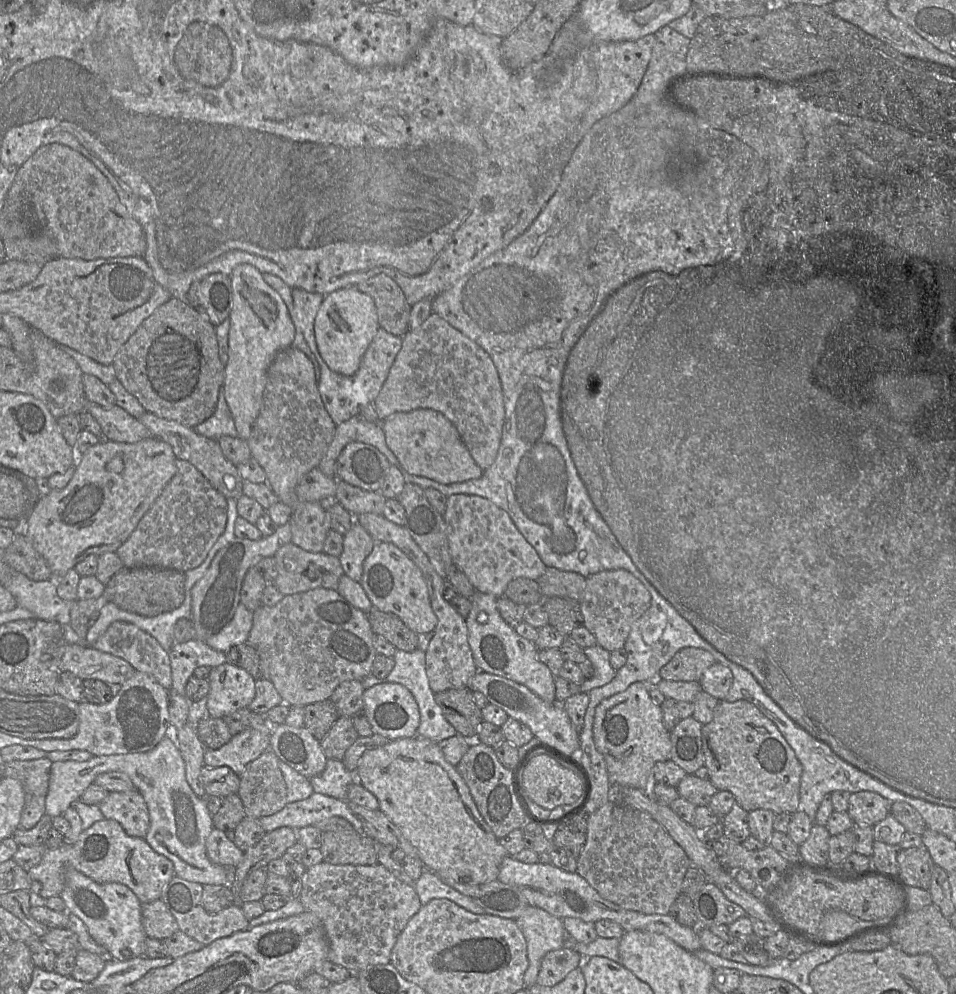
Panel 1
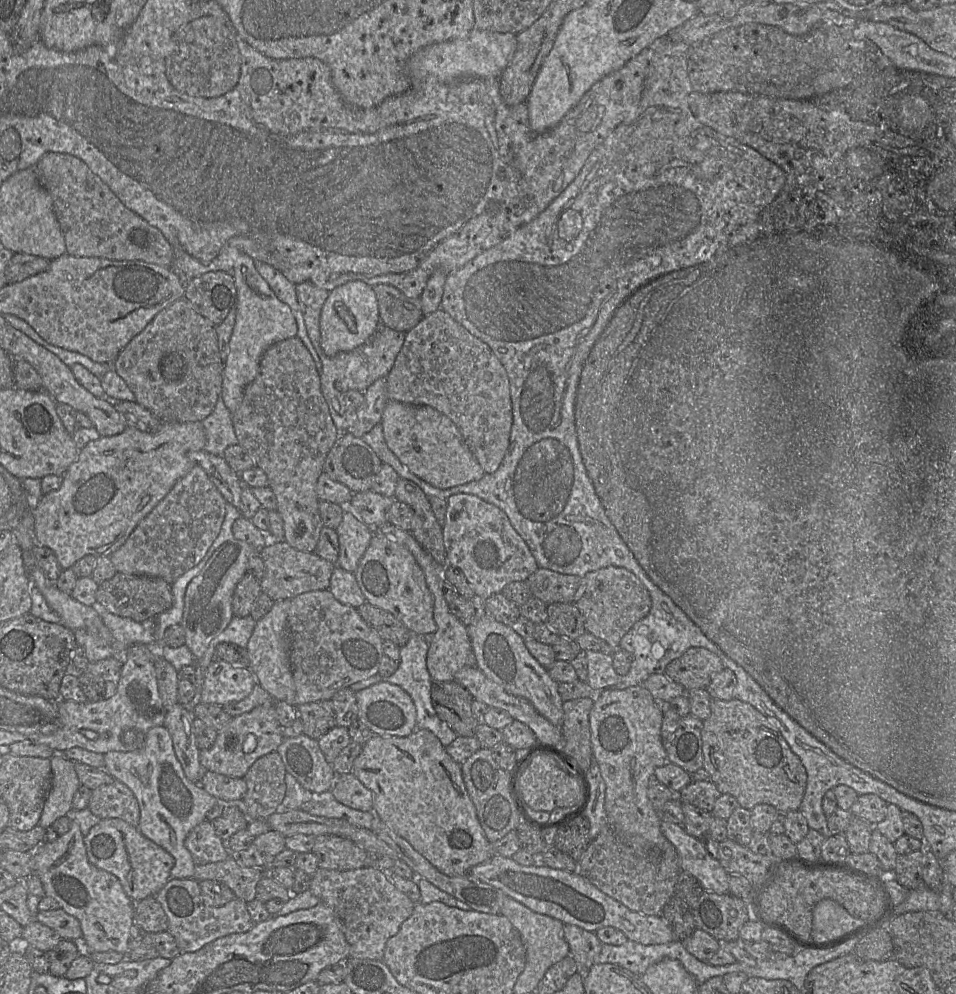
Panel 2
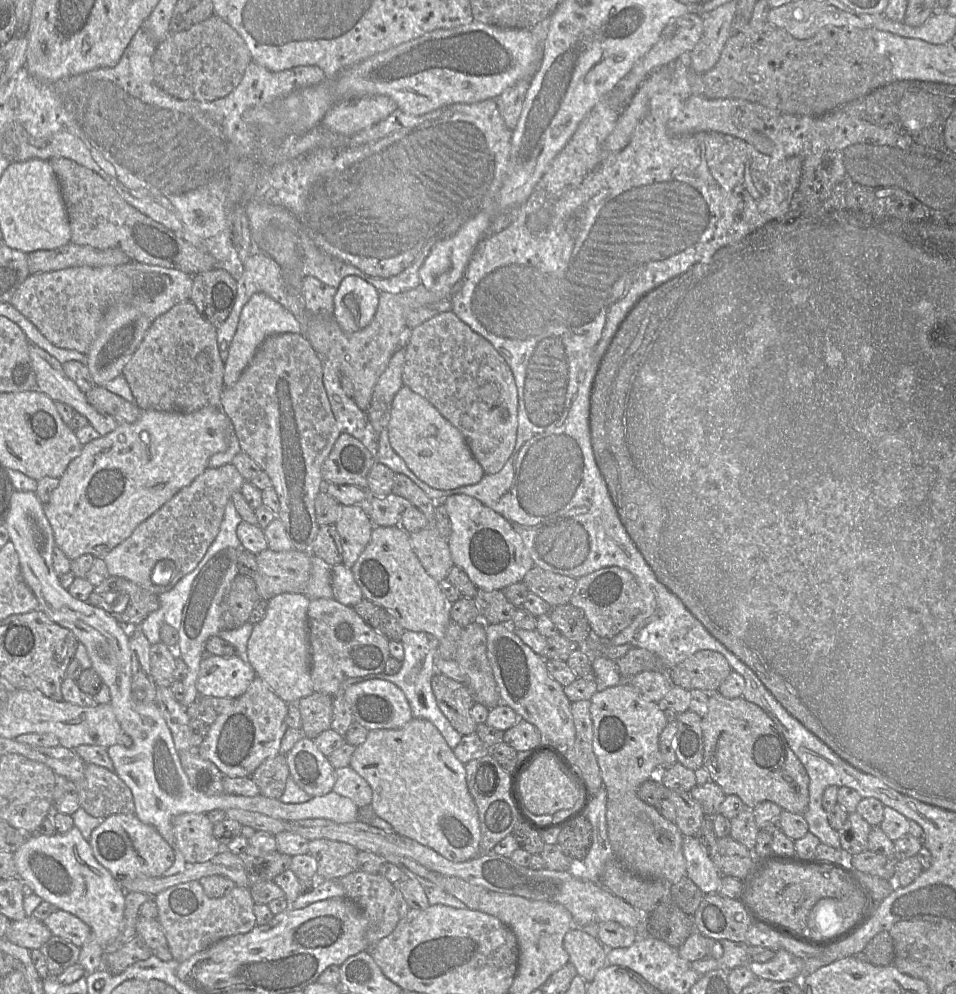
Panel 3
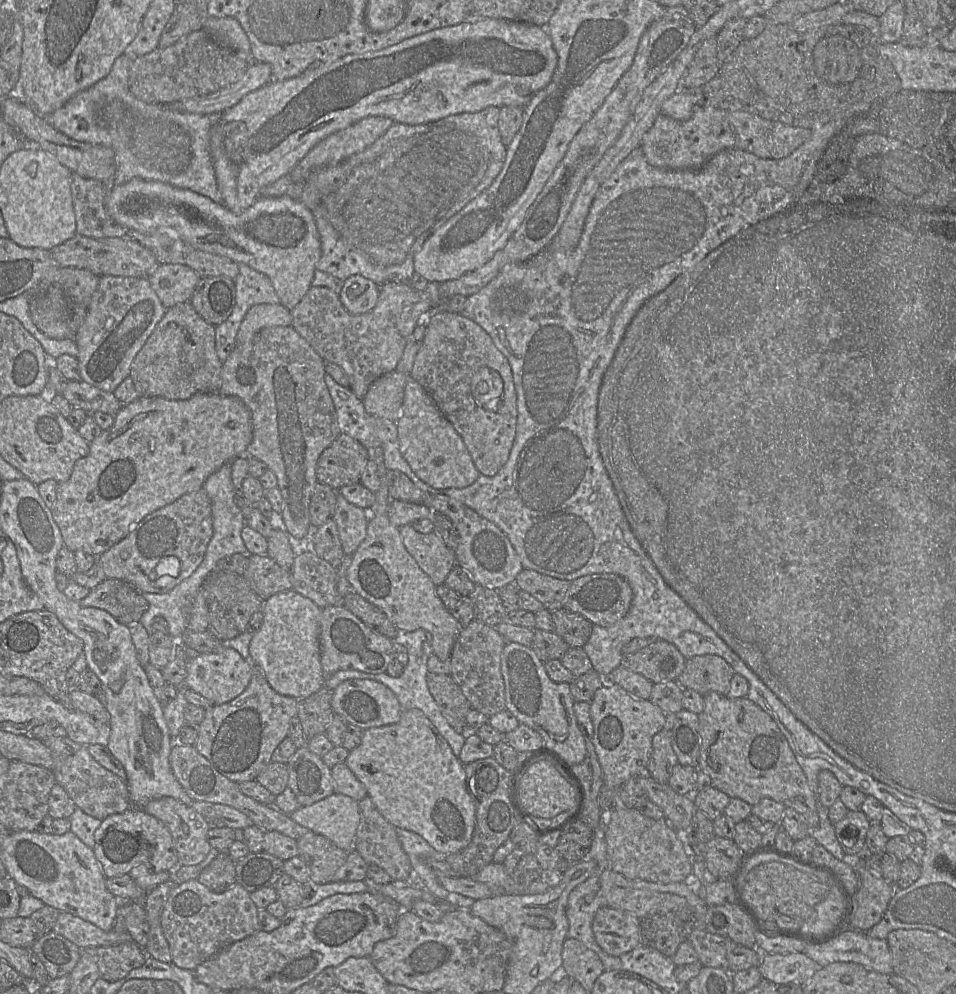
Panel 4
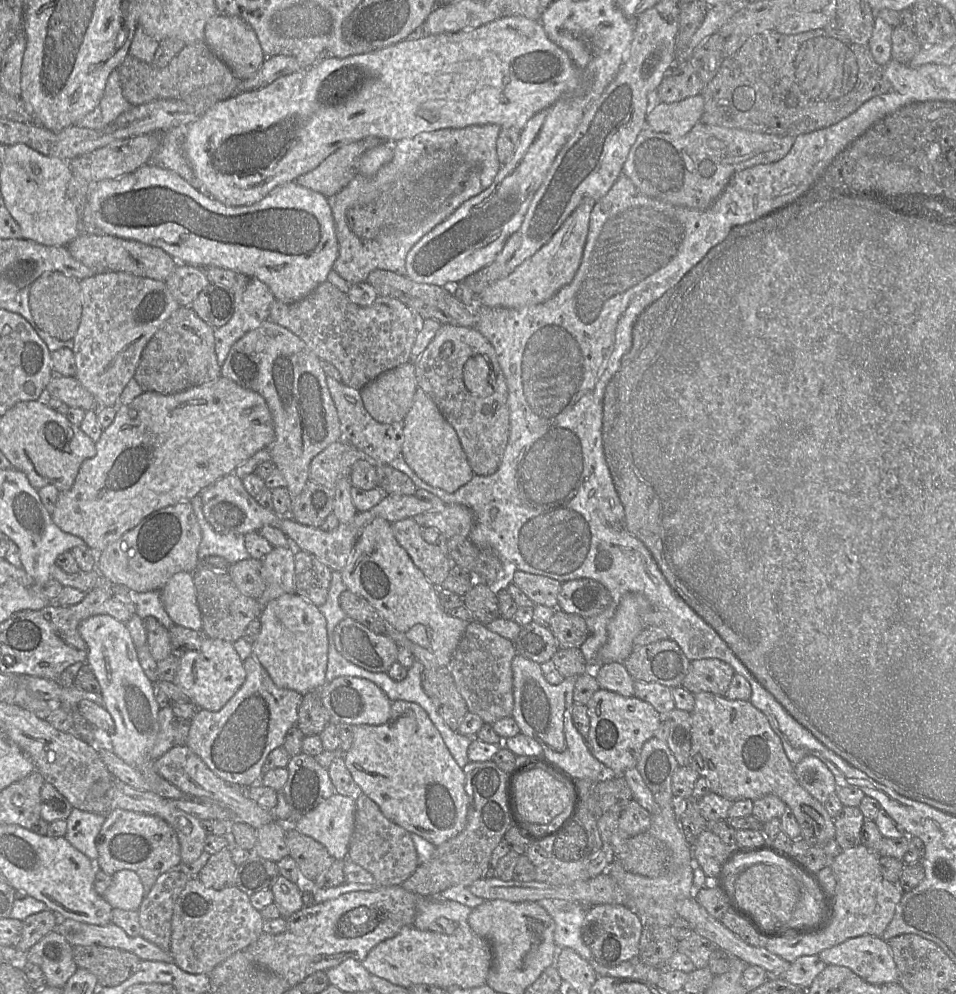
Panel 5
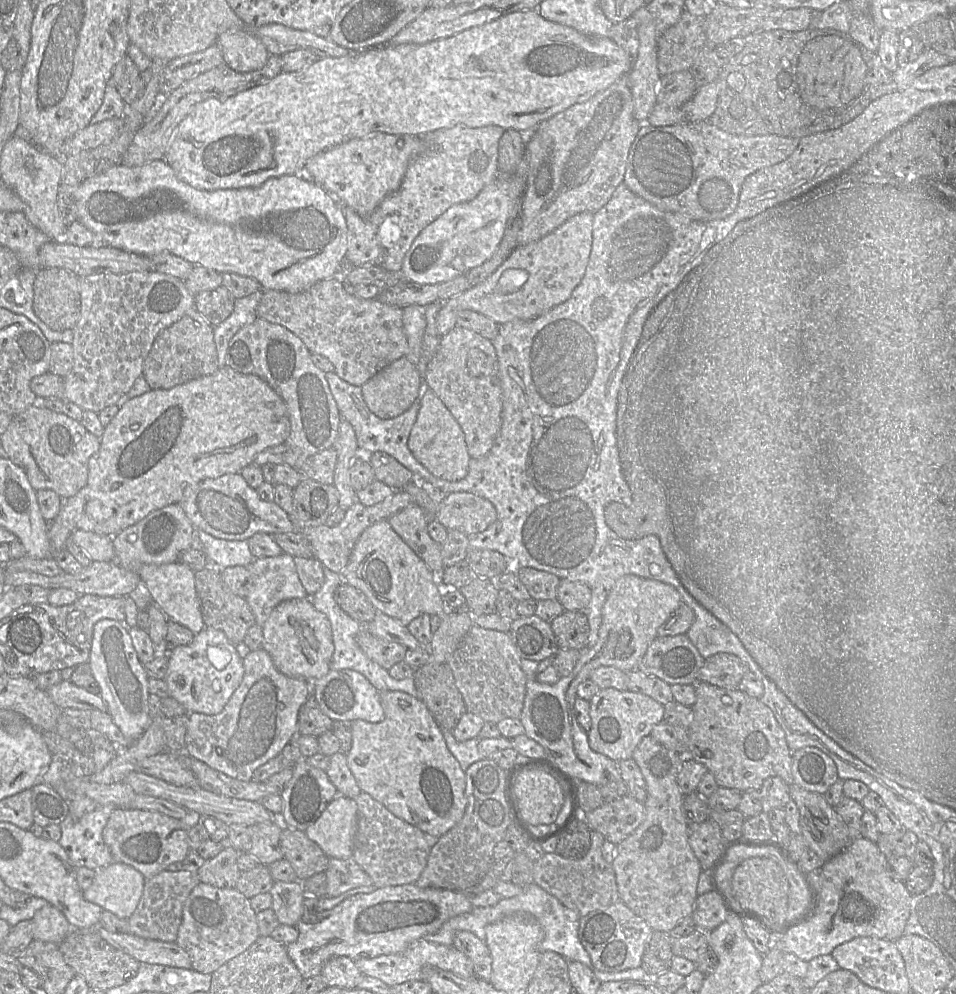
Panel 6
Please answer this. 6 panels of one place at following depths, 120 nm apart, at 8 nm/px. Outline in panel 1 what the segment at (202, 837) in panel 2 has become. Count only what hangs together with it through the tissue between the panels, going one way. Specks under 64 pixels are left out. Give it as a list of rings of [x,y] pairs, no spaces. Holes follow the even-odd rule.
[[[216,828],[211,831],[205,845],[209,860],[225,868],[235,868],[245,853],[229,840],[223,831]]]

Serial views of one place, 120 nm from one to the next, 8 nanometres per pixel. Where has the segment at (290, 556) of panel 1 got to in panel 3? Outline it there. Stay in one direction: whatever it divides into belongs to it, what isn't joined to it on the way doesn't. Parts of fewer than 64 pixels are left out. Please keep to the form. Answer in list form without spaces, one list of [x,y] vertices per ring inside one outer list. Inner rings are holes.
[[[266,549],[257,554],[257,570],[253,580],[260,598],[268,601],[282,593],[304,594],[310,577],[311,556],[311,552],[302,552],[296,549],[284,552]]]

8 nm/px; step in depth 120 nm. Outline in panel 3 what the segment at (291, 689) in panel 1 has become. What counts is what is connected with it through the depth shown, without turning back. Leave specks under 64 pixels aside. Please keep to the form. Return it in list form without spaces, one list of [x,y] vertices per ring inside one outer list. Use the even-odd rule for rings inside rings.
[[[334,598],[310,600],[308,611],[308,632],[311,647],[311,680],[315,692],[335,696],[340,685],[348,678],[383,673],[389,659],[389,639],[369,626],[353,609]]]

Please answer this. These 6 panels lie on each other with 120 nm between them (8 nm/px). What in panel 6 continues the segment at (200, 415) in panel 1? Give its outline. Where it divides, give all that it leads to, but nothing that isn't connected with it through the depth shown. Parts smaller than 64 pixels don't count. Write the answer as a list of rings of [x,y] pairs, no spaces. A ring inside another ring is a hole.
[[[196,309],[189,310],[178,321],[162,330],[155,338],[142,367],[142,376],[150,389],[169,390],[215,373],[219,367],[213,330],[214,327]]]

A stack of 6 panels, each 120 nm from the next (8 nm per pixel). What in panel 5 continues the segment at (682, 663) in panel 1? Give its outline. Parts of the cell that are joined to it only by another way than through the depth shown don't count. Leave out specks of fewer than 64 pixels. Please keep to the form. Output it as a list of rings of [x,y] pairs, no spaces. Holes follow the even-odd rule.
[[[719,659],[691,661],[681,686],[689,692],[709,692],[725,696],[735,674],[733,668]]]

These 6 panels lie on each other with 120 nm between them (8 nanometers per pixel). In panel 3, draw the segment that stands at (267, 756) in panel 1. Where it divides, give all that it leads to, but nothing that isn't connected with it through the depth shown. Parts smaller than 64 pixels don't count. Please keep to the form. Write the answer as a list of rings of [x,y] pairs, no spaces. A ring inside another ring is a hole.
[[[278,754],[262,762],[251,775],[251,779],[258,786],[261,796],[279,799],[285,791],[289,776],[286,755]]]

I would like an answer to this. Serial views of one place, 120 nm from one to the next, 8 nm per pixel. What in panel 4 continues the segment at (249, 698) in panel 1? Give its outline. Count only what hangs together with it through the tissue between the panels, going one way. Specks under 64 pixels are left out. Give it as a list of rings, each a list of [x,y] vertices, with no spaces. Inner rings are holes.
[[[223,645],[220,649],[194,655],[187,662],[187,675],[183,686],[208,699],[213,705],[227,703],[239,696],[250,683],[252,663],[235,649]]]

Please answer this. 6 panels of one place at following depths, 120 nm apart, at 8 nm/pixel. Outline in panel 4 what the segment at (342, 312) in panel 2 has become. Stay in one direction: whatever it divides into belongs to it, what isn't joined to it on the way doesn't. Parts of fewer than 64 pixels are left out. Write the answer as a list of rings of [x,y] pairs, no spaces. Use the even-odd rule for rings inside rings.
[[[352,275],[344,281],[339,298],[350,314],[364,314],[376,305],[379,287],[378,284],[361,275]]]

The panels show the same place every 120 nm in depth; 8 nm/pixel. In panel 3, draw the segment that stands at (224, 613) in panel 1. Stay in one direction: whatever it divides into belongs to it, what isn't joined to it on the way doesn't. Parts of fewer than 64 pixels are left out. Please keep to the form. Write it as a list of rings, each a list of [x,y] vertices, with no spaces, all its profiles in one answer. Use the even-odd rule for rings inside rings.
[[[226,548],[214,555],[193,581],[190,594],[183,608],[176,654],[182,658],[188,667],[188,673],[184,680],[181,681],[185,690],[185,695],[181,704],[186,709],[191,703],[199,699],[196,681],[200,670],[200,664],[205,655],[211,655],[206,653],[206,641],[211,636],[218,635],[222,630],[222,604],[232,582],[239,574],[239,552],[240,549]]]

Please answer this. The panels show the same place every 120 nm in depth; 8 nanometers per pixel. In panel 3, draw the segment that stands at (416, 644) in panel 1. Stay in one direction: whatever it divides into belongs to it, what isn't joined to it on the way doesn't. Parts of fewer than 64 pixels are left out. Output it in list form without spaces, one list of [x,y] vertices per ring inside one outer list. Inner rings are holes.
[[[365,598],[353,606],[353,609],[369,626],[387,639],[401,641],[405,630],[387,610]]]

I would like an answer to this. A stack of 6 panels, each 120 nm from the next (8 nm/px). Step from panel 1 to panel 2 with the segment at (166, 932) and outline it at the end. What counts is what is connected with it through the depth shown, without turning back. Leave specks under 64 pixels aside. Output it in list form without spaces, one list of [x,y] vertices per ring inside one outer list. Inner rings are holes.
[[[154,896],[136,901],[134,910],[135,929],[141,933],[158,933],[168,930],[168,918]]]

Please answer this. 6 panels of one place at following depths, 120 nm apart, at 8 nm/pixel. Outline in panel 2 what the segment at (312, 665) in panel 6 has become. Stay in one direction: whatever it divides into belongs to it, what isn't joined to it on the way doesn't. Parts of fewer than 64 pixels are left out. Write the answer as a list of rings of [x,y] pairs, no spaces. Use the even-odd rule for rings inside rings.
[[[291,599],[277,600],[271,610],[257,621],[248,642],[249,668],[256,683],[260,684],[275,701],[286,701],[293,704],[295,684],[293,680],[289,653],[287,649],[287,615]]]

